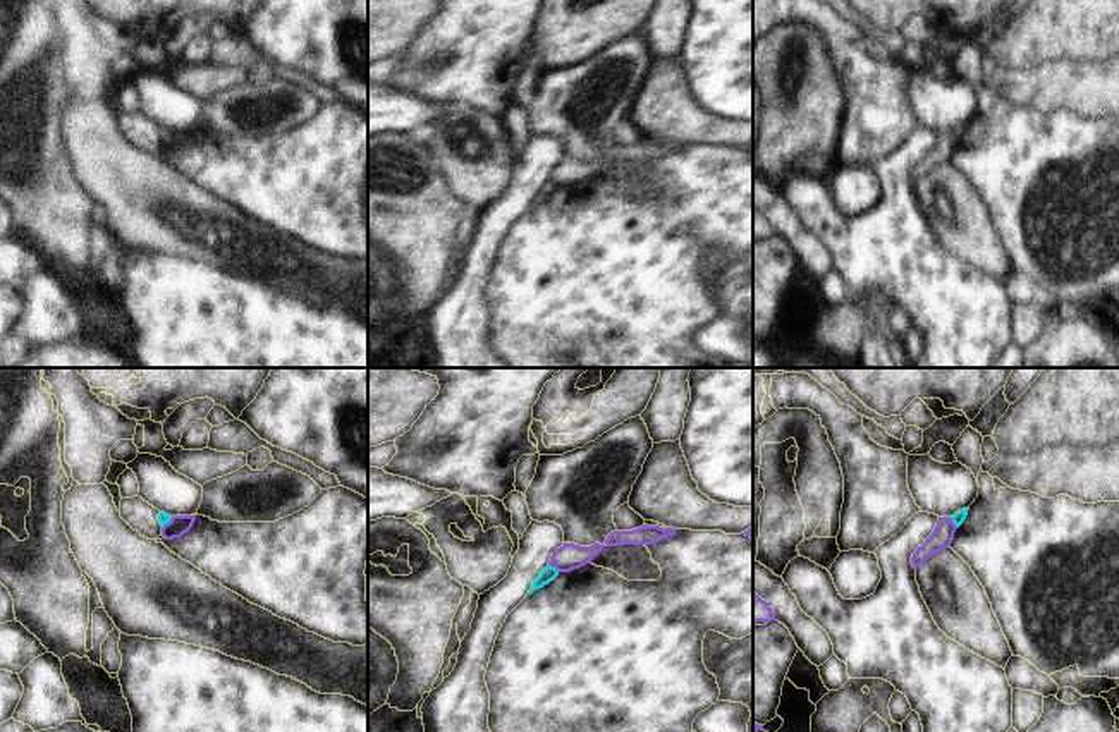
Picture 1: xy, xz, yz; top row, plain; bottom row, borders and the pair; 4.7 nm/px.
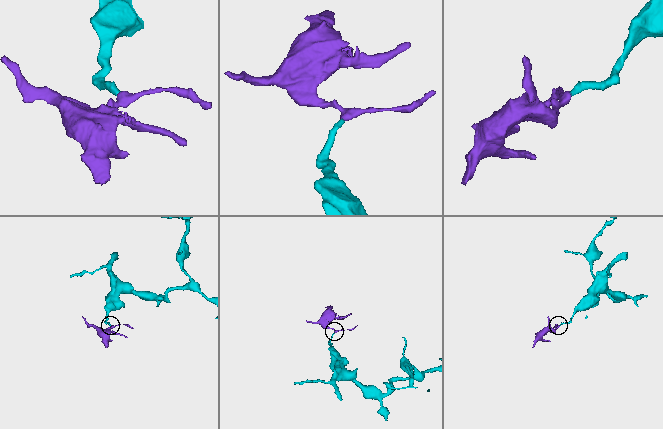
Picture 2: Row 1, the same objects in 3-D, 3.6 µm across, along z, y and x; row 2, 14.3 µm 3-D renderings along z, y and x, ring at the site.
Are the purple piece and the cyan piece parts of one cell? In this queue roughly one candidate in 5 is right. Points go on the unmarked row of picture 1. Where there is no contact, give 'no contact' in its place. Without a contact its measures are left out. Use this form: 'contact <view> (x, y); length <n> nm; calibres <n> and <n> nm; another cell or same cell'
contact xz (554, 181); length 70 nm; calibres 120 and 70 nm; another cell

